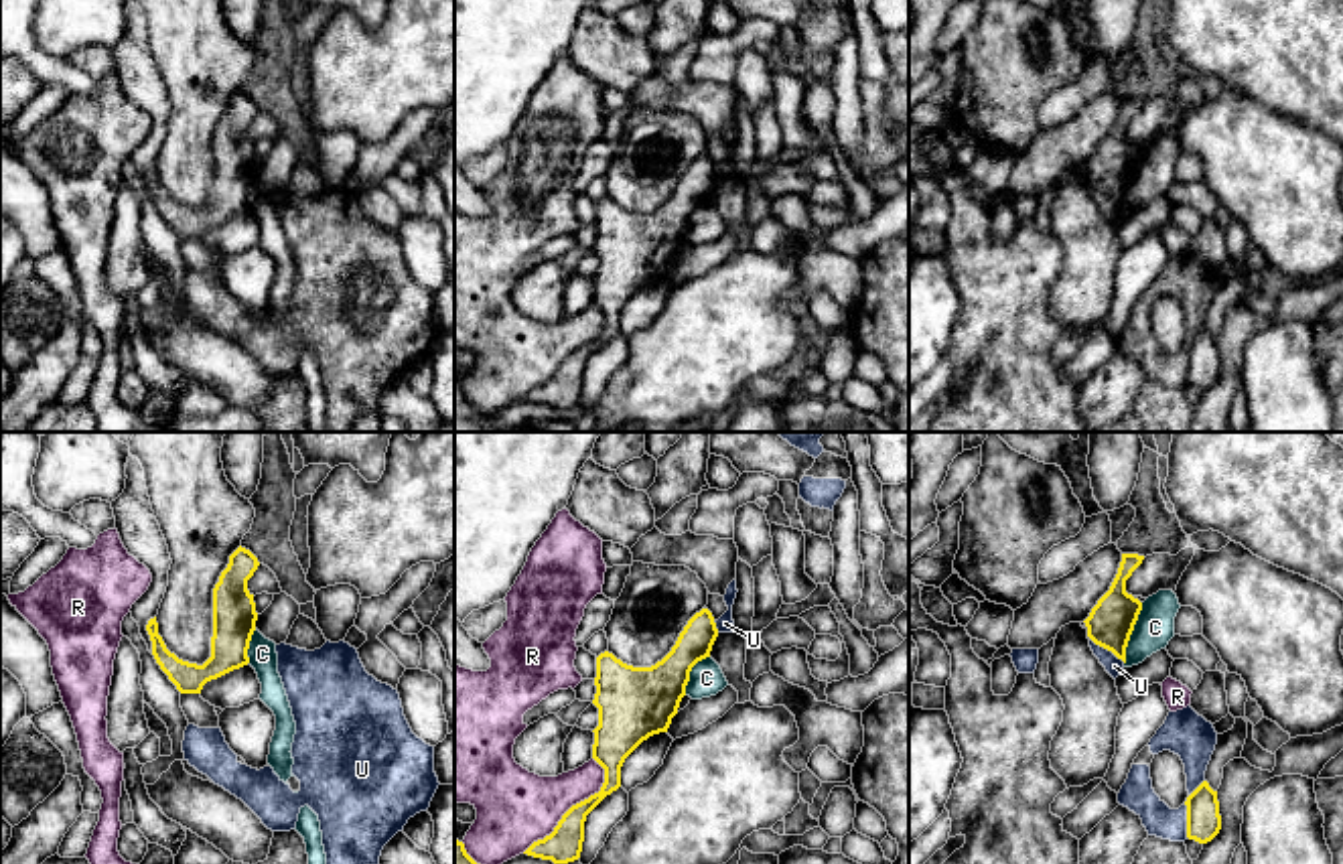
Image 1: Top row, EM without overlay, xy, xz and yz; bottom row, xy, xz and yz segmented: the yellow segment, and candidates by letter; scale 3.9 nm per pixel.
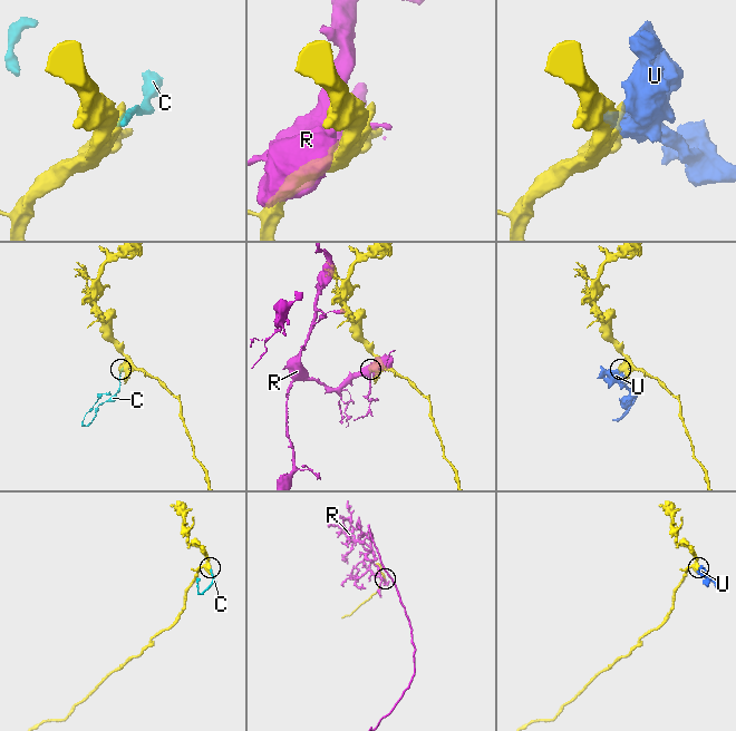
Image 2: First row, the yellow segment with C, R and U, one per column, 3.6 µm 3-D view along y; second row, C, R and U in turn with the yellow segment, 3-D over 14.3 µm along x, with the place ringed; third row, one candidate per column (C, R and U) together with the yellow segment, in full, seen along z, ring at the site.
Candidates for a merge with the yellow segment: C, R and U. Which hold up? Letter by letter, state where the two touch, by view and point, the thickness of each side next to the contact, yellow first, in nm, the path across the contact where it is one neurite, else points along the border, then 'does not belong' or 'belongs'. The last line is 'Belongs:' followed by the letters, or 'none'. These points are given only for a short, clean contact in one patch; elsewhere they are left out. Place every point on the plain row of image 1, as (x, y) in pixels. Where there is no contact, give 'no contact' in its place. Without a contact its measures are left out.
C: meets yellow in yz at (1131, 179); 190 nm thick on the yellow side, 160 nm on the other; border along yz (1143, 149), (1124, 209); does not belong
R: meets yellow in xz at (577, 349); 140 nm thick on the yellow side, 300 nm on the other; does not belong
U: meets yellow in yz at (1106, 193); 190 nm thick on the yellow side, 70 nm on the other; does not belong
Belongs: none

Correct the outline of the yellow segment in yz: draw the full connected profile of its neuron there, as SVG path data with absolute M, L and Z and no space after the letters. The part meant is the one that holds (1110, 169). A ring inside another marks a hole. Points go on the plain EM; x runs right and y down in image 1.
M1122 99L1118 120L1110 136L1098 146L1089 162L1083 166L1087 172L1087 183L1112 197L1118 205L1126 209L1126 193L1142 148L1126 138L1126 126L1142 110L1144 101Z

